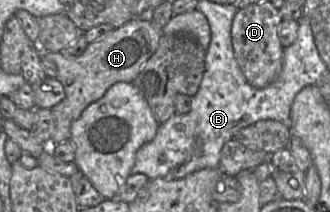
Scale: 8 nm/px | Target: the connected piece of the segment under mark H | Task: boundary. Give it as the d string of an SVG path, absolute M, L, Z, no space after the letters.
M133 18L121 27L114 28L102 38L88 43L80 55L64 56L61 51L47 56L56 64L56 79L62 84L64 98L50 110L54 118L54 130L50 144L62 143L70 138L71 123L93 102L100 99L116 82L131 83L143 64L155 52L163 34L151 21Z

